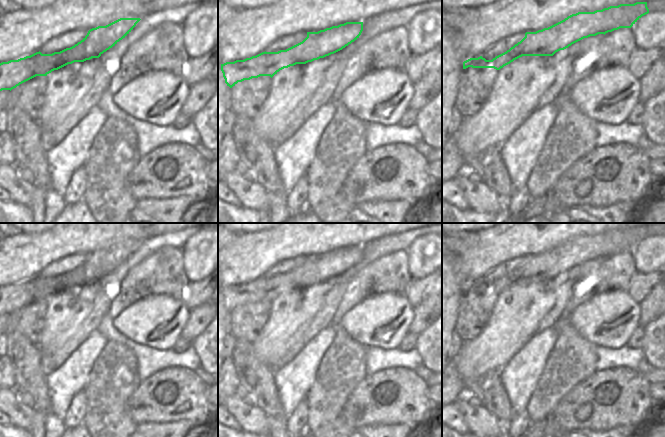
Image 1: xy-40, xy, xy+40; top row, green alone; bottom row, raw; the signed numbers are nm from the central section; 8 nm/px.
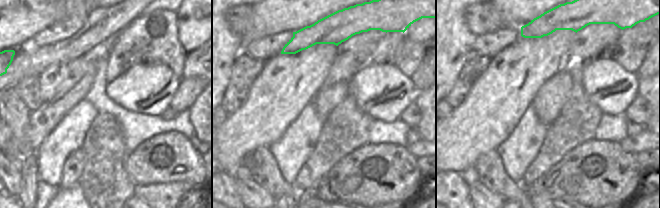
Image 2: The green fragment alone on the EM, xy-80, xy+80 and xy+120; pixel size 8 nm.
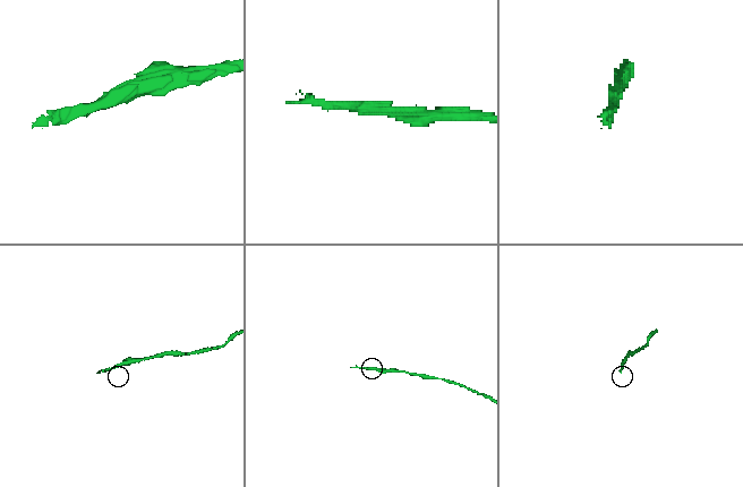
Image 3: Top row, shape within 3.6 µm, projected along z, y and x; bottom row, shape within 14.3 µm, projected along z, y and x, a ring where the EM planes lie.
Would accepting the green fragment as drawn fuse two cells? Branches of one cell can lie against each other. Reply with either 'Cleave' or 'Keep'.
Keep

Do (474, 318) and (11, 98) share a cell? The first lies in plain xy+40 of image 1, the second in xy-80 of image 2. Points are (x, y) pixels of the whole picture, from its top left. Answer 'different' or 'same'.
different

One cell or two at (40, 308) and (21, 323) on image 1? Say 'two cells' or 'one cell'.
one cell

